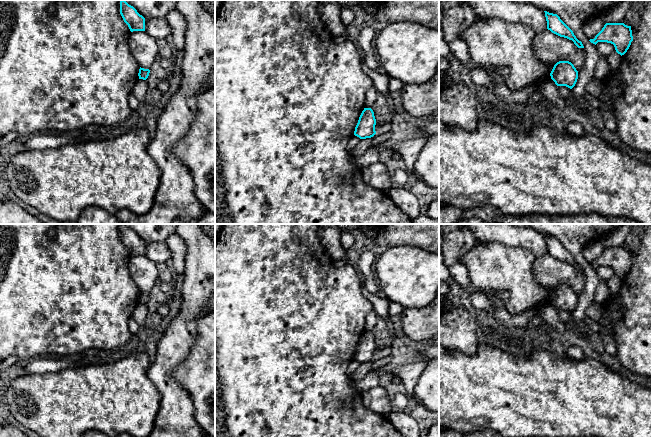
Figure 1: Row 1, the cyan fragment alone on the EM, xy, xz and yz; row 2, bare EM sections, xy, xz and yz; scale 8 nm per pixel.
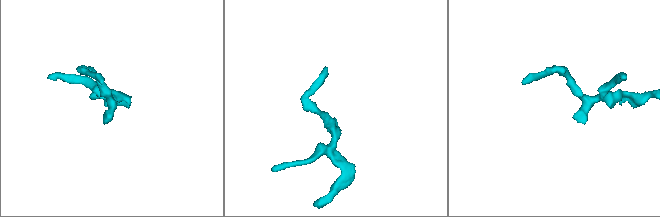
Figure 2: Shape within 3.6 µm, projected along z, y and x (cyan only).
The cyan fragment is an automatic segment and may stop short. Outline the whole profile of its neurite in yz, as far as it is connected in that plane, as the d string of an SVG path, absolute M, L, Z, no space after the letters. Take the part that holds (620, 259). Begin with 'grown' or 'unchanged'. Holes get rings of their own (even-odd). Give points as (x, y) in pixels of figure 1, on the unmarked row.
unchanged; M606 247L595 262L589 265L595 269L598 266L611 267L616 276L622 280L627 276L633 265L631 250L624 247Z

